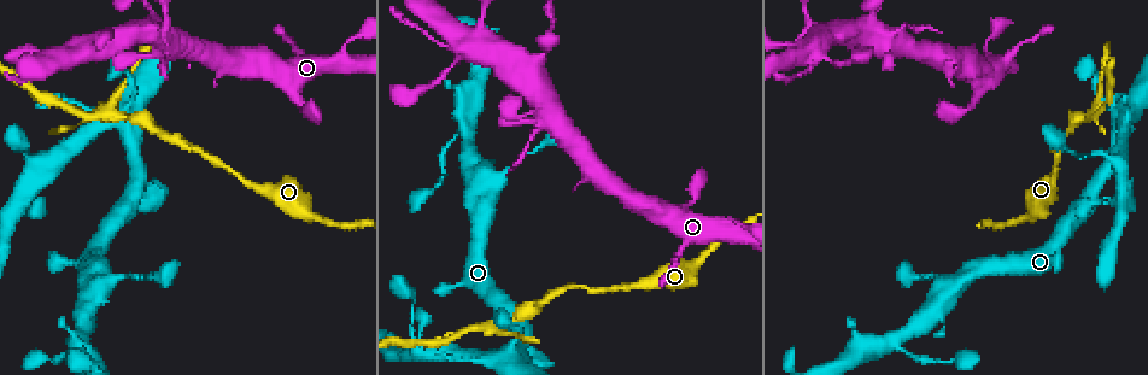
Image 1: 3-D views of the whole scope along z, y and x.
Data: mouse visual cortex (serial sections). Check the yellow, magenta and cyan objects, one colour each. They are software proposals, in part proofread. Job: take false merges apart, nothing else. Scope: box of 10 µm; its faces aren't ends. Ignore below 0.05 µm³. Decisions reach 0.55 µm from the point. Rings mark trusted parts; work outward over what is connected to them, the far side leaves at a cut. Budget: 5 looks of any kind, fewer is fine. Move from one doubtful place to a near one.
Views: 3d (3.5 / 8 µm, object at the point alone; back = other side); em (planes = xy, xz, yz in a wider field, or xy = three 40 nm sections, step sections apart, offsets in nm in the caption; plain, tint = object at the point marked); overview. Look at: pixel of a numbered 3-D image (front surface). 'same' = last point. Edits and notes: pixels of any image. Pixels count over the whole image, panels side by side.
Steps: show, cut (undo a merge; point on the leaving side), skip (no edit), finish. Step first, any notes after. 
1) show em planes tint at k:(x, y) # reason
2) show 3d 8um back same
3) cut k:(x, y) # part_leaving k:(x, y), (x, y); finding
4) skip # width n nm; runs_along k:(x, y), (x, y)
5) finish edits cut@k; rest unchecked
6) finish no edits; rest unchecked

show 3d 3.5um at 1:(146, 201) # abrupt turn

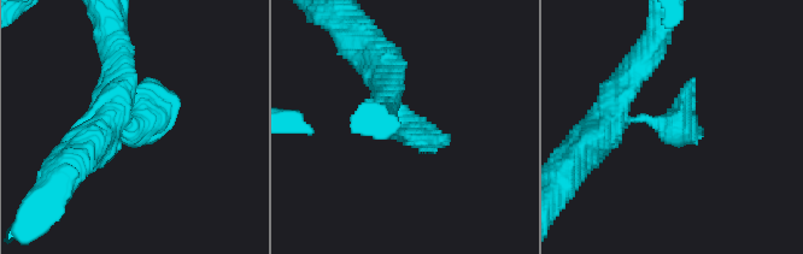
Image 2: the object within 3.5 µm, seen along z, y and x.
skip # runs_along 2:(374, 58), (400, 122), (434, 143); all the same cell

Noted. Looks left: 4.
show 3d 3.5um at 1:(46, 165) # sharp bend

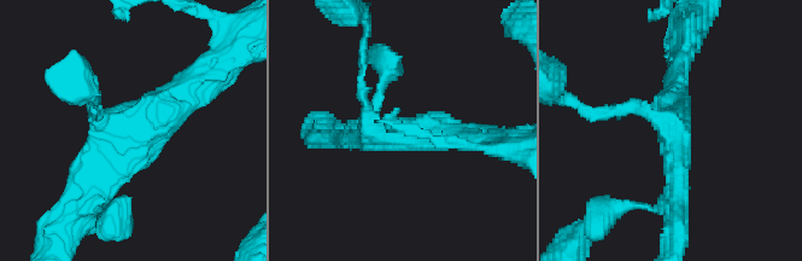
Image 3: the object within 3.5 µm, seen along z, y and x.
show em xy step 3 tint at 3:(400, 134) # shape alone is not enough

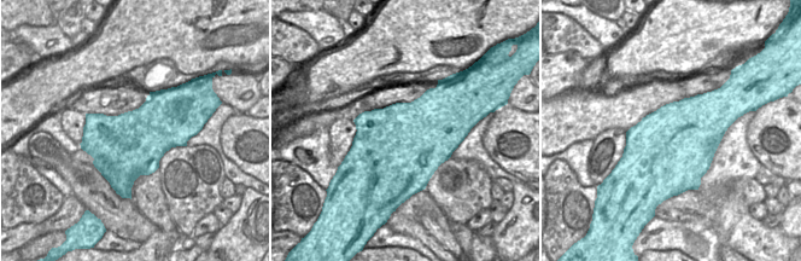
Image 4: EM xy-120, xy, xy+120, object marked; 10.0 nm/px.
skip # width 850 nm; runs_along 3:(198, 85), (150, 114), (83, 199); continuous, no second cell

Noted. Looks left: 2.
finish no edits; rest unchecked

